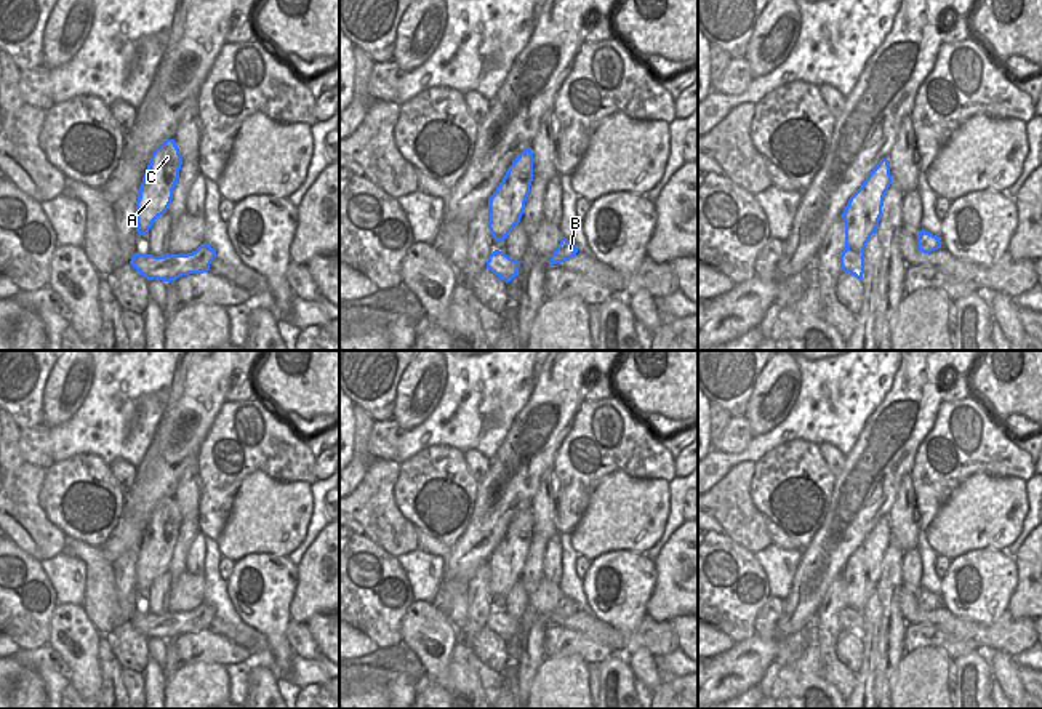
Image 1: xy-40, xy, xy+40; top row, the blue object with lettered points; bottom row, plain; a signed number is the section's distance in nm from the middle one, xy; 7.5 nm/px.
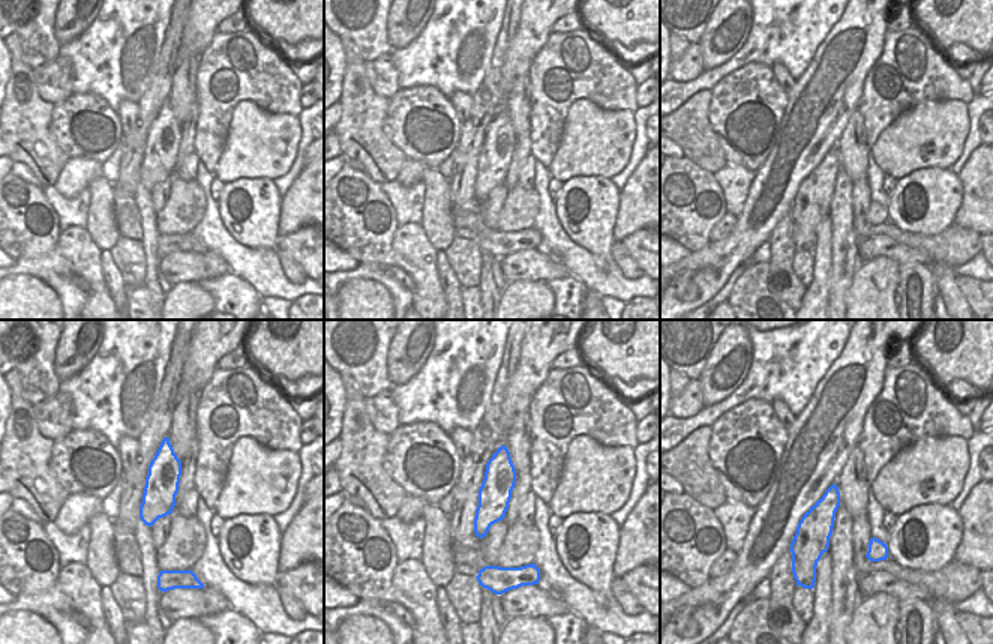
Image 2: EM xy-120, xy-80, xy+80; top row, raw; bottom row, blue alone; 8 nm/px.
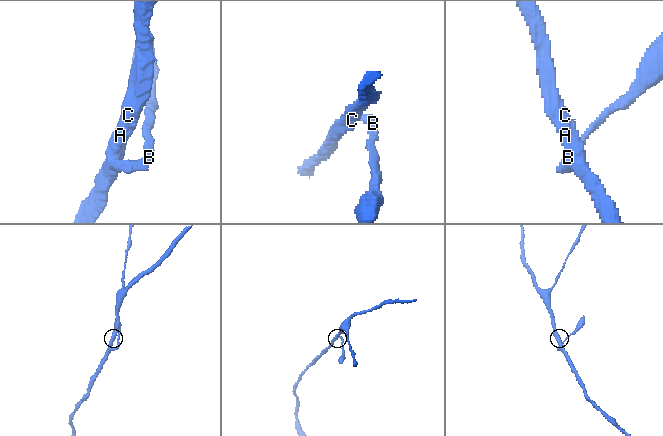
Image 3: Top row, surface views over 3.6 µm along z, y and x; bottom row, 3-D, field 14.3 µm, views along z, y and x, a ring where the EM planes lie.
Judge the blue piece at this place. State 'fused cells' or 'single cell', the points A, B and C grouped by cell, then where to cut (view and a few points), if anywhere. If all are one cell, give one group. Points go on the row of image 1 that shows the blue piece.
fused cells; A C / B; cut in xy+40 along (863, 255), (850, 264), (849, 271)

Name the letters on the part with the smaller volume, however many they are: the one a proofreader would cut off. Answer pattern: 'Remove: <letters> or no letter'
Remove: B.

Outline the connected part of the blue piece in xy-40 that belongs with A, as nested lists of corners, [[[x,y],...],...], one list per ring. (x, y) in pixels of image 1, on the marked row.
[[[174,139],[163,141],[154,150],[138,189],[136,232],[139,235],[147,235],[154,221],[168,210],[181,165],[182,158]]]

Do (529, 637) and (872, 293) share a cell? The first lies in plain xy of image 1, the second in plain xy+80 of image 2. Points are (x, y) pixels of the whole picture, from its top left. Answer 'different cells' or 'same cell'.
different cells

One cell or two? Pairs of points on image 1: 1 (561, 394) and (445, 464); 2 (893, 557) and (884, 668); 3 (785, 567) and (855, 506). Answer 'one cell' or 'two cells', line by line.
1: two cells
2: one cell
3: two cells

